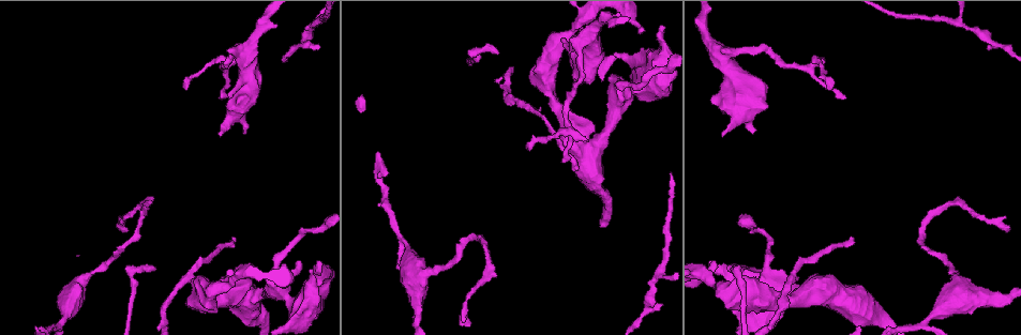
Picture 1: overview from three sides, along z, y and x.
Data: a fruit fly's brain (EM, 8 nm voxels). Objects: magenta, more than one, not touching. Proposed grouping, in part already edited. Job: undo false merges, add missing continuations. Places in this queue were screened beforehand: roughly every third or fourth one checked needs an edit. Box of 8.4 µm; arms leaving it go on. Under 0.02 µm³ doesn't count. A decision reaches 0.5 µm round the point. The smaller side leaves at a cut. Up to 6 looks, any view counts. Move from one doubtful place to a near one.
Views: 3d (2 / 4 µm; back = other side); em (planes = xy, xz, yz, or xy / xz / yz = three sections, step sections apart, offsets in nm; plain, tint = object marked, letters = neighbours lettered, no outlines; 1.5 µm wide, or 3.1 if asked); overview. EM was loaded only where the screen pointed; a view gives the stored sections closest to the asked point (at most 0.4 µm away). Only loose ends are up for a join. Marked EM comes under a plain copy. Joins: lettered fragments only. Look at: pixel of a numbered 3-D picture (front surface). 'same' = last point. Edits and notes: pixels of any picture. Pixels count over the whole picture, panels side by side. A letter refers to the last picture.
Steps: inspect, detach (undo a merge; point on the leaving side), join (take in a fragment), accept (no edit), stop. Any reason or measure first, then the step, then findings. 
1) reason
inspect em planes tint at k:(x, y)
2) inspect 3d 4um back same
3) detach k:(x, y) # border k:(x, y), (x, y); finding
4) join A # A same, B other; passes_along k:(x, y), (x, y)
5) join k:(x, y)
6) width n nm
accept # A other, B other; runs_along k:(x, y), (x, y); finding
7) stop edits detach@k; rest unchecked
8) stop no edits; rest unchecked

arms part here
inspect 3d 4um at 1:(927, 319)

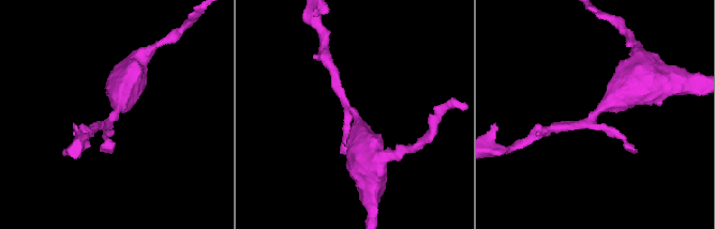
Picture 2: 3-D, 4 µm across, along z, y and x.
arms 3
inspect em planes letters at 2:(117, 113)

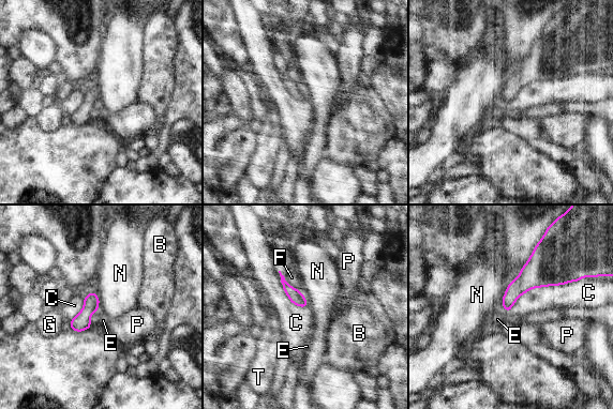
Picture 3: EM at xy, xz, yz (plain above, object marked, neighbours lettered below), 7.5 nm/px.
width 110 nm
accept # B other, C other, E other, F other, G other, N other, P other, T other; border 3:(509, 284), (502, 300), (503, 311); continuous, no second neuron

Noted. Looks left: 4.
an open end
inspect 3d 4um at 1:(851, 238)

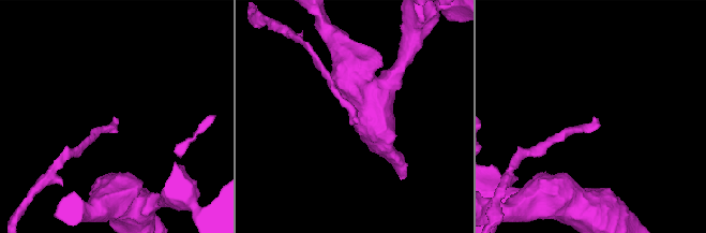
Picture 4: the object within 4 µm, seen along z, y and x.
inspect em xy step 4 tint at 4:(358, 121)

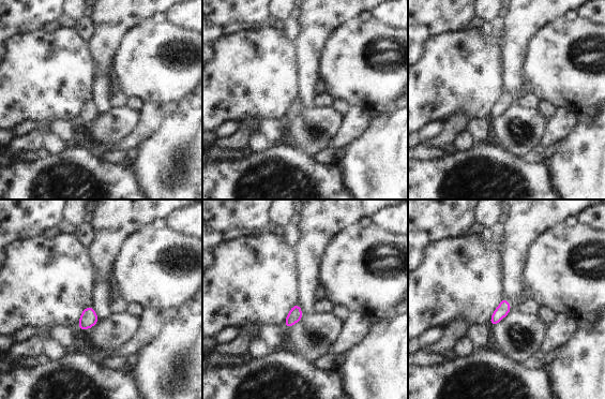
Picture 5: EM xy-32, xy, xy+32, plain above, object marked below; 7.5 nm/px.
cut it another way
inspect em yz step 8 letters same

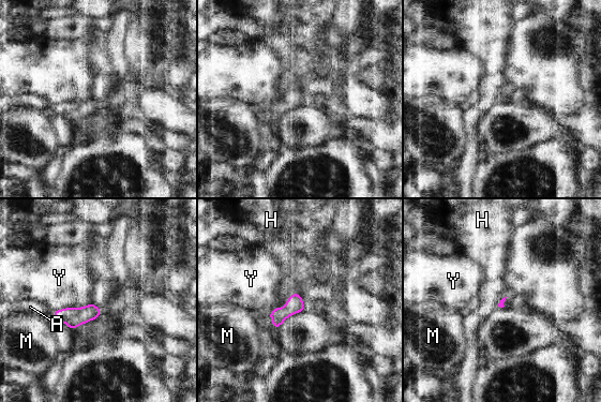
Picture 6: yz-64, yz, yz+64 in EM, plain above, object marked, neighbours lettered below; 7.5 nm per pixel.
longest_contact Y 320 nm
accept # A other, H other, M other, Y other; border 6:(295, 292), (282, 307), (275, 307); none of them fits

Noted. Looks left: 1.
stop no edits; rest unchecked

